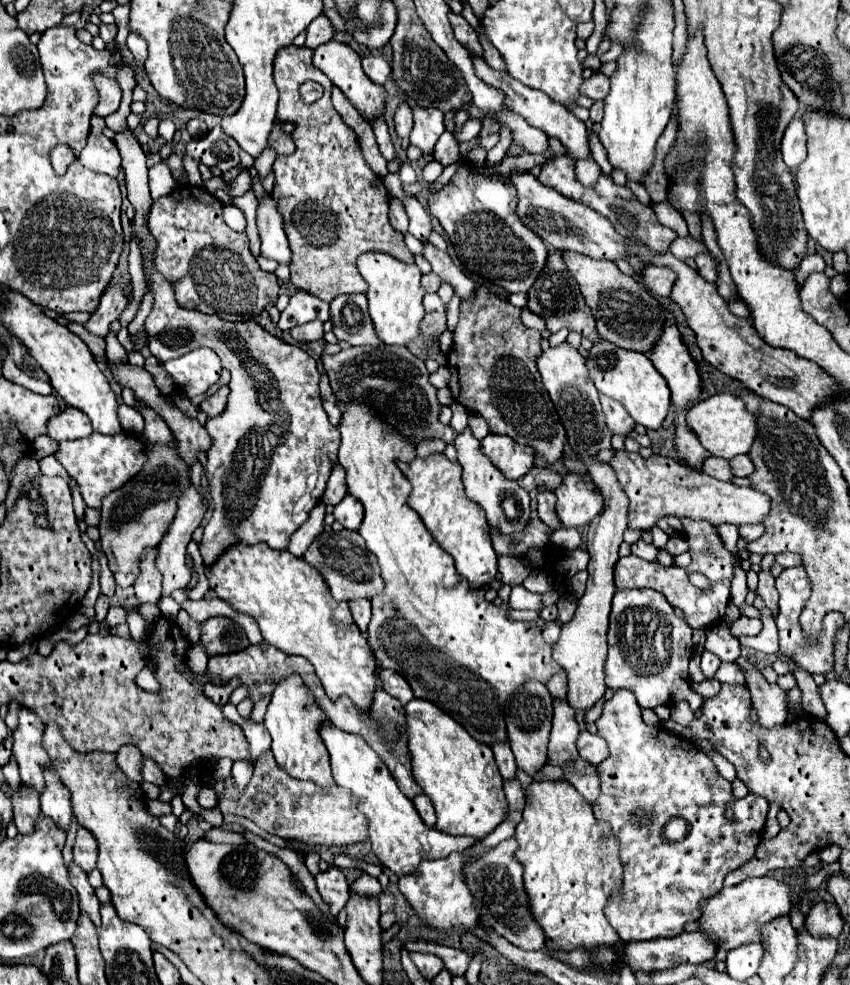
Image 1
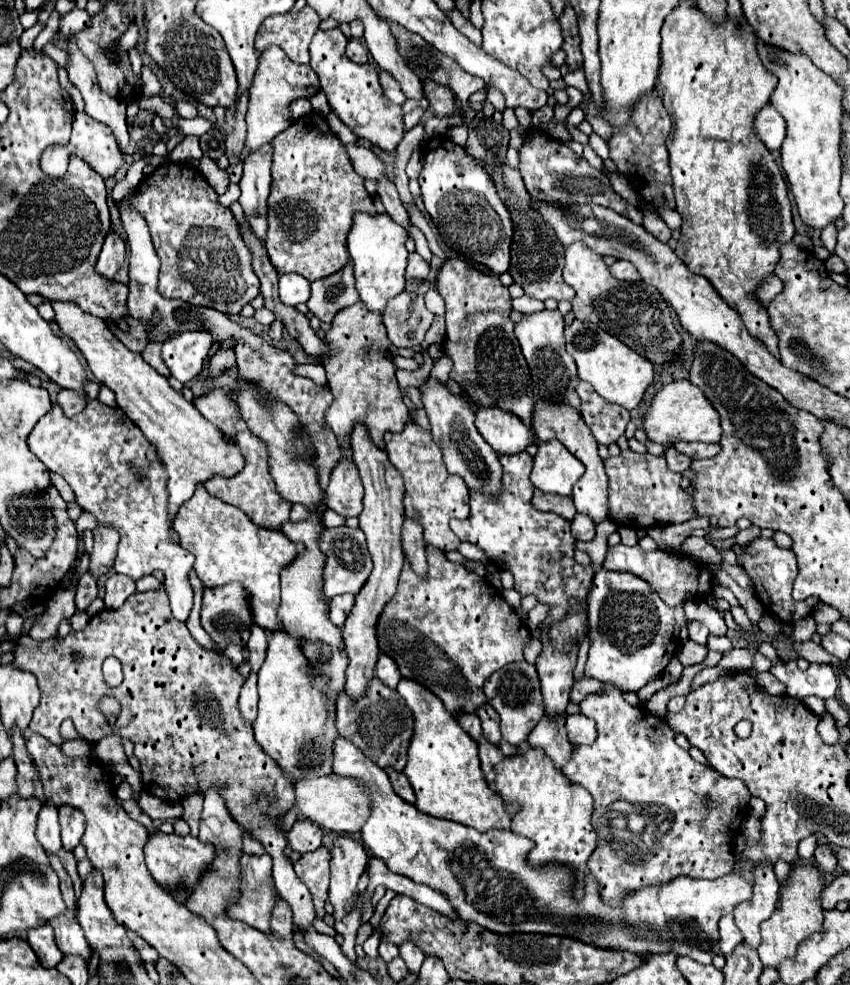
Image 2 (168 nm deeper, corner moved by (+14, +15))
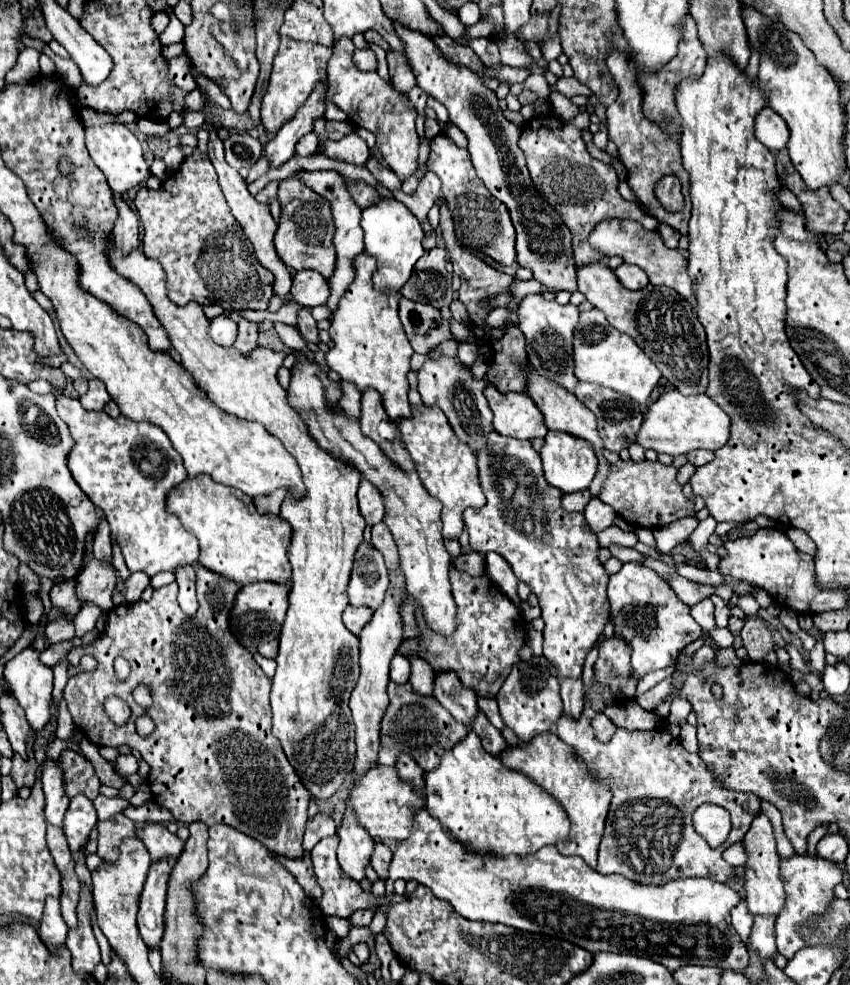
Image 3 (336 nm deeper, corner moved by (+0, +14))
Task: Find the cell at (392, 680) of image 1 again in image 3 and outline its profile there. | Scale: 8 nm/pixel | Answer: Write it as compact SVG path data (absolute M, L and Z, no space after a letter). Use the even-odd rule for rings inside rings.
M396 654L390 664L390 680L394 680L396 684L406 684L408 678L410 678L410 662L406 660L406 656Z

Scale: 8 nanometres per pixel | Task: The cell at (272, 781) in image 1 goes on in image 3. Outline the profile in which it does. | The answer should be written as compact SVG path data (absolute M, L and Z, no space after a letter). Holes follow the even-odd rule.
M376 766L368 770L360 784L350 790L350 800L356 820L372 838L380 840L406 840L414 830L414 814L424 808L424 794L416 792L410 782L402 782L394 766Z

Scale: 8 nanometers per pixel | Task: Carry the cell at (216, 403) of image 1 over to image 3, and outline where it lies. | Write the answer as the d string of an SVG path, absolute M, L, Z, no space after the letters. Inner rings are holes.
M240 316L238 318L238 338L234 346L240 352L248 352L256 348L256 340L258 340L258 324Z

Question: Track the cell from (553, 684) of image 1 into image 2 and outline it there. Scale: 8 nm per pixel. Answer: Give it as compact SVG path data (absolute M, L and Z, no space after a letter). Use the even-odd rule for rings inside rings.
M532 639L532 643L526 645L526 649L524 649L524 659L534 665L540 653L542 653L542 643L540 643L540 639Z

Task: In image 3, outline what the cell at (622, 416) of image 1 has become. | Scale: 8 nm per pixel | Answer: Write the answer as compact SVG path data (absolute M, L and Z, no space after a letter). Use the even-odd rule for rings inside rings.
M578 382L578 386L574 388L574 396L582 404L586 404L586 408L592 410L594 416L598 418L598 432L600 432L600 438L604 440L606 450L620 452L622 448L628 448L630 444L636 442L636 434L638 434L638 428L642 426L644 416L642 416L642 410L638 412L640 404L634 402L630 396L618 394L616 390L610 390L592 382Z

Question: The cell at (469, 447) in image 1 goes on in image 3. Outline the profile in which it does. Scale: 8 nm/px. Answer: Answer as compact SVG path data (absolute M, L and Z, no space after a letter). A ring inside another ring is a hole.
M438 356L428 358L418 370L418 392L426 406L438 406L446 414L456 436L466 442L472 450L486 446L486 436L492 432L492 410L484 398L486 382L472 376L468 366L462 366L458 358Z

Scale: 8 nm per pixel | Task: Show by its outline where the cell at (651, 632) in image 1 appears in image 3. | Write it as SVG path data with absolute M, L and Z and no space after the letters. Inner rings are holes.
M624 564L618 574L610 576L608 600L612 606L614 632L630 642L632 668L638 676L666 668L690 642L702 636L702 628L690 616L690 608L674 594L666 580L642 564Z

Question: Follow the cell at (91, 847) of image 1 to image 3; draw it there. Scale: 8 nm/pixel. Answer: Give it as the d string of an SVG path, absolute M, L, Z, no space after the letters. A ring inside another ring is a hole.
M78 794L74 800L70 800L70 806L64 816L64 834L68 838L70 850L76 852L80 846L86 844L90 830L96 826L96 808L92 800Z

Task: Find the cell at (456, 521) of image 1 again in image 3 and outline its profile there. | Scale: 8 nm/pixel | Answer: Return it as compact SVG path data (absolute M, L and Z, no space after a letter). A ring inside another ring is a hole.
M412 406L412 418L400 418L396 422L406 450L410 452L416 472L424 484L424 488L442 502L442 522L444 522L444 538L458 538L464 522L462 512L466 508L480 508L486 504L486 498L480 490L476 456L464 442L458 442L448 418L438 410L438 406Z

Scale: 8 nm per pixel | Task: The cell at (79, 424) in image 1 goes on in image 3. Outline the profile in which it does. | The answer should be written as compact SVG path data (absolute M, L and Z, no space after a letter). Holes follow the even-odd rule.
M90 378L88 392L84 396L80 396L80 404L86 410L102 410L108 402L110 402L110 394L108 394L106 386L98 378Z

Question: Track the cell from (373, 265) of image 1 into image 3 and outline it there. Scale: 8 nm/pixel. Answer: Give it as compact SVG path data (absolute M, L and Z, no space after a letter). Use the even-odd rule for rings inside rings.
M380 198L376 204L362 210L362 230L364 230L364 248L378 260L378 272L374 274L374 284L378 288L400 290L402 284L410 278L416 260L422 258L422 228L416 216L394 198Z

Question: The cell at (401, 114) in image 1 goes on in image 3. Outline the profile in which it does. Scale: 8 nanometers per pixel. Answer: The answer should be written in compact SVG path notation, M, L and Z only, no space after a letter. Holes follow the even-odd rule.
M386 54L386 62L390 68L390 78L392 78L394 90L398 90L400 94L406 94L410 88L416 86L414 74L412 74L406 58L402 58L402 54Z

